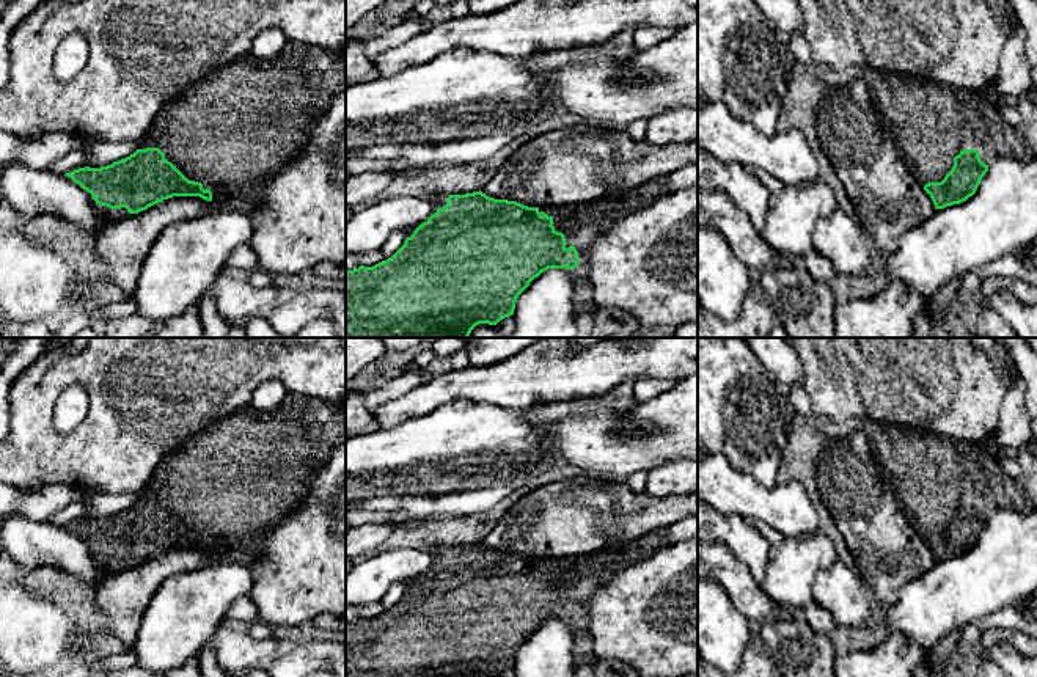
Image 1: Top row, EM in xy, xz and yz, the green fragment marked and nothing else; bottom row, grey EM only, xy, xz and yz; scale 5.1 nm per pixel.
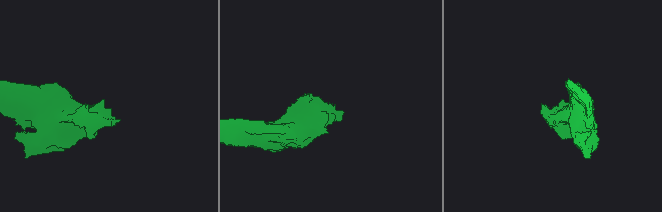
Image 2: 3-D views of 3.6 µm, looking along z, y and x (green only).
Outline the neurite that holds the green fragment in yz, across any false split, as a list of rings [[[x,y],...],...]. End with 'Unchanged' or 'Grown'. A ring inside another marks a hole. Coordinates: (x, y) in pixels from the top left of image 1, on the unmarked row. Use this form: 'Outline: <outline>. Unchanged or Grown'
Outline: [[[863,419],[863,430],[880,474],[935,561],[966,553],[991,515],[1017,504],[1018,487],[991,451],[870,419]]]. Grown

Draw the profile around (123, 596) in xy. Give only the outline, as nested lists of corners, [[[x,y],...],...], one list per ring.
[[[173,548],[138,565],[108,572],[96,594],[96,605],[105,614],[107,631],[130,649],[151,598],[167,578],[220,561],[214,553],[200,548]]]

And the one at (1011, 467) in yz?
[[[990,445],[990,451],[991,451],[993,456],[996,457],[996,460],[998,460],[1001,470],[1002,470],[1002,471],[1017,484],[1017,487],[1018,487],[1018,484],[1020,484],[1020,481],[1021,481],[1021,474],[1023,474],[1023,471],[1021,471],[1018,462],[1013,460],[1013,459],[999,457],[999,456],[998,456],[998,446],[995,446],[995,445]]]

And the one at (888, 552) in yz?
[[[864,430],[836,441],[825,440],[815,463],[815,482],[863,583],[891,608],[900,589],[936,561],[880,474]]]

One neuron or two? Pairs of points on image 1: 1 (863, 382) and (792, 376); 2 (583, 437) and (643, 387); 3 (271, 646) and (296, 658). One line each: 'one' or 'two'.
1: two
2: two
3: two

